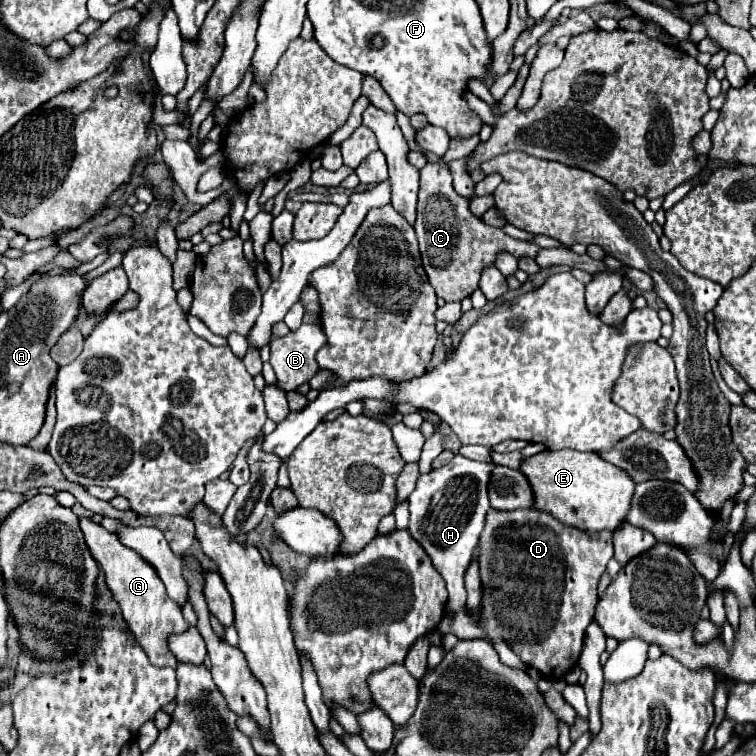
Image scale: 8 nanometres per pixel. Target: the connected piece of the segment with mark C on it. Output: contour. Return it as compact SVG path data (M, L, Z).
M472 134L468 138L450 138L450 148L442 156L442 162L426 164L420 170L418 218L414 230L420 242L422 266L428 274L428 280L436 290L436 296L444 298L446 302L454 302L470 296L478 288L482 270L494 264L494 254L498 254L498 250L510 250L510 254L514 254L516 258L520 256L534 258L534 254L540 250L536 244L514 240L506 236L500 228L494 228L486 224L482 218L472 216L472 212L468 210L468 200L454 192L448 162L468 156L478 142L480 142L480 134Z

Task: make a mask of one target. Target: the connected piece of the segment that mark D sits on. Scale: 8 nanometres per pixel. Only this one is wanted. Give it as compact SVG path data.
M490 508L486 524L480 534L480 576L482 576L482 604L478 614L470 614L470 620L484 628L492 640L504 640L526 666L540 670L544 678L558 680L578 664L584 632L594 620L594 608L598 604L596 586L613 557L613 532L604 530L586 534L572 526L562 524L550 512L530 510L496 510Z

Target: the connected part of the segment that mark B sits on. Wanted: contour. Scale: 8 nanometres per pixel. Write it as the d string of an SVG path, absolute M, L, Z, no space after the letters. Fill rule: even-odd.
M308 284L302 294L300 294L300 304L304 306L304 320L302 320L302 326L294 332L288 332L284 338L274 338L270 342L270 364L276 372L276 378L278 378L278 384L284 388L284 390L296 390L300 384L304 382L310 382L310 378L316 374L318 370L318 364L316 364L316 354L320 348L328 346L328 340L326 340L326 334L322 330L322 310L320 310L320 296L318 296L318 290Z

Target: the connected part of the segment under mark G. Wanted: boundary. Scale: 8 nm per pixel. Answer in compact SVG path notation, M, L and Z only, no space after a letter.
M82 516L80 528L84 532L86 544L94 556L94 560L100 564L100 568L106 574L106 584L112 590L116 602L120 604L122 616L128 622L130 632L142 644L150 662L154 666L176 666L176 658L174 658L174 654L170 654L170 650L166 646L166 634L186 630L188 622L184 620L180 606L174 600L170 600L170 596L166 594L164 582L160 580L154 566L148 564L142 556L138 556L136 550L124 546L120 542L118 534L108 532L102 524L94 522L92 518Z

